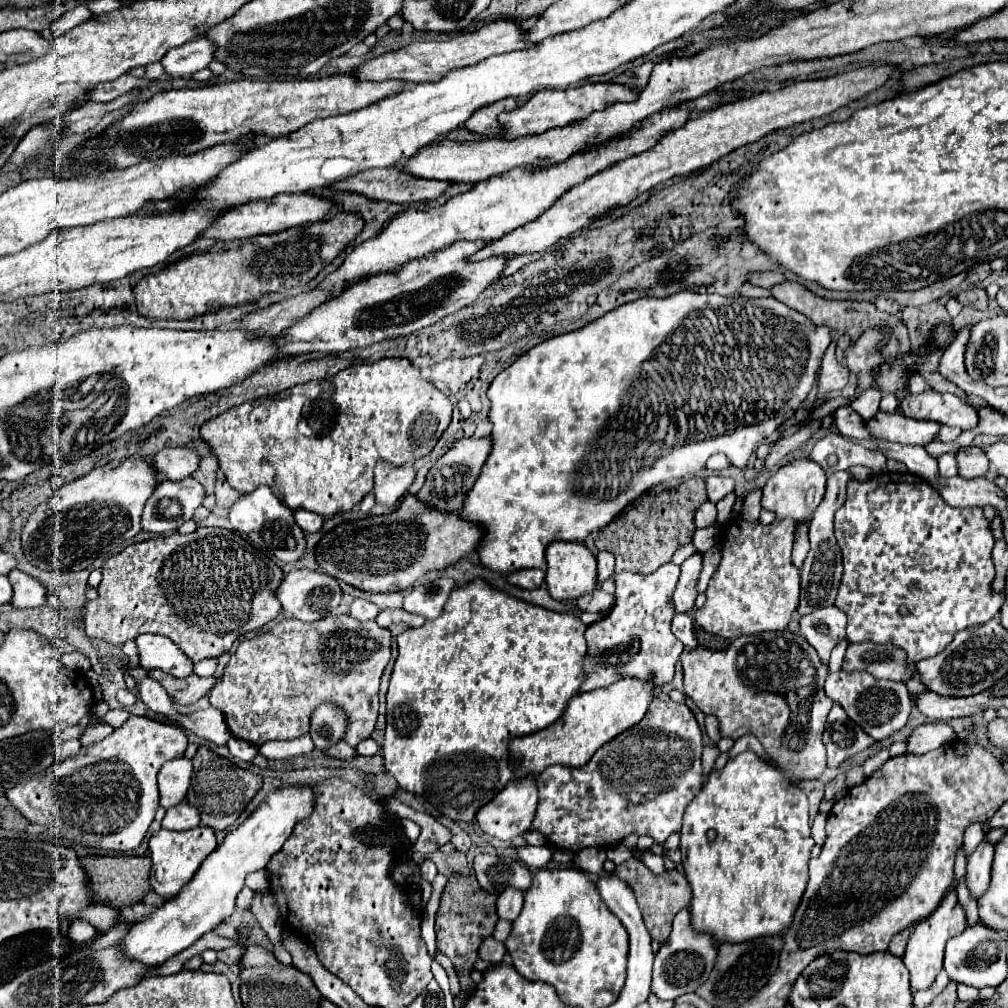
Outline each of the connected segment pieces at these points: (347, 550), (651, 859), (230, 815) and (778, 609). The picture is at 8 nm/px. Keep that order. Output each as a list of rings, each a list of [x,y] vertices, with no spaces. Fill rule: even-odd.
[[[405,495],[399,509],[389,515],[365,517],[341,523],[317,545],[319,569],[355,589],[369,593],[389,593],[413,587],[429,571],[441,571],[471,555],[483,537],[481,525],[457,513],[433,513],[415,495]]]
[[[645,851],[645,853],[643,853],[643,863],[645,863],[653,873],[657,873],[657,875],[661,875],[661,873],[667,871],[663,857],[661,857],[661,855],[655,855],[655,853]]]
[[[201,745],[193,757],[193,777],[187,793],[187,803],[199,811],[201,825],[211,827],[215,831],[225,831],[245,811],[247,803],[261,789],[261,783],[263,783],[261,775],[245,771],[241,767],[237,767],[235,771],[235,763]]]
[[[735,519],[723,535],[723,559],[709,581],[709,587],[705,591],[707,601],[701,609],[697,609],[695,621],[705,631],[725,639],[737,639],[741,635],[753,635],[761,631],[783,631],[799,605],[799,569],[793,567],[791,563],[793,537],[795,537],[795,525],[789,519],[773,521],[771,525],[761,525],[759,521],[747,523]]]

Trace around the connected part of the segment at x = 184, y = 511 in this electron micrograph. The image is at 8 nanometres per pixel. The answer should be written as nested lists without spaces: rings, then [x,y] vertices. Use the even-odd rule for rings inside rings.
[[[187,477],[183,481],[161,481],[155,487],[149,501],[145,503],[145,509],[141,515],[141,529],[151,531],[151,533],[167,533],[167,531],[173,533],[173,531],[177,531],[185,521],[189,521],[193,517],[193,511],[203,503],[203,497],[205,497],[205,489],[193,477]]]

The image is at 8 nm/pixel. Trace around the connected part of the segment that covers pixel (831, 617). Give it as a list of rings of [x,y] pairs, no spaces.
[[[837,607],[817,609],[799,619],[801,635],[811,647],[815,647],[817,655],[821,657],[821,661],[825,661],[825,665],[829,663],[829,655],[835,643],[845,637],[845,625],[847,617]]]

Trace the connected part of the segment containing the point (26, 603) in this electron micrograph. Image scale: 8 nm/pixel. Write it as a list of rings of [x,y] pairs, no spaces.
[[[13,569],[9,573],[9,581],[13,585],[13,597],[11,605],[15,609],[33,609],[47,601],[47,589],[37,579],[25,575],[19,569]]]

